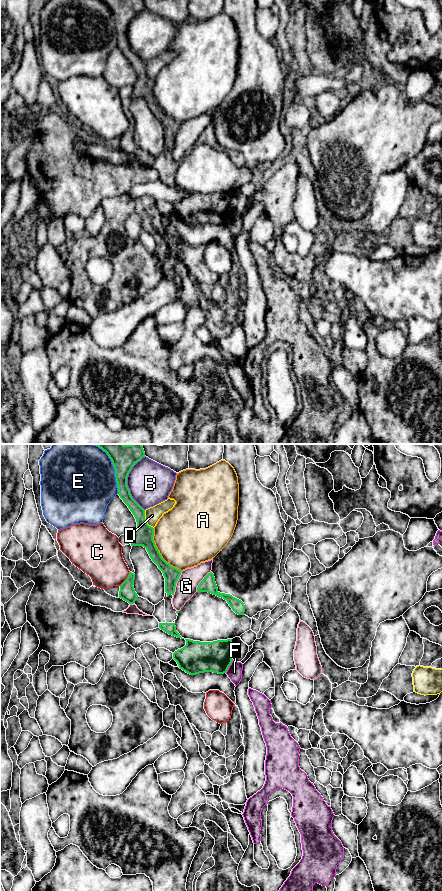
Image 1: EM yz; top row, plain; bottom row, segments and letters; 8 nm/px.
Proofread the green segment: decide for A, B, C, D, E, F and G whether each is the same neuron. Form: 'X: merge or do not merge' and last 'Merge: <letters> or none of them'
A: do not merge
B: do not merge
C: do not merge
D: do not merge
E: do not merge
F: do not merge
G: do not merge
Merge: none of them

